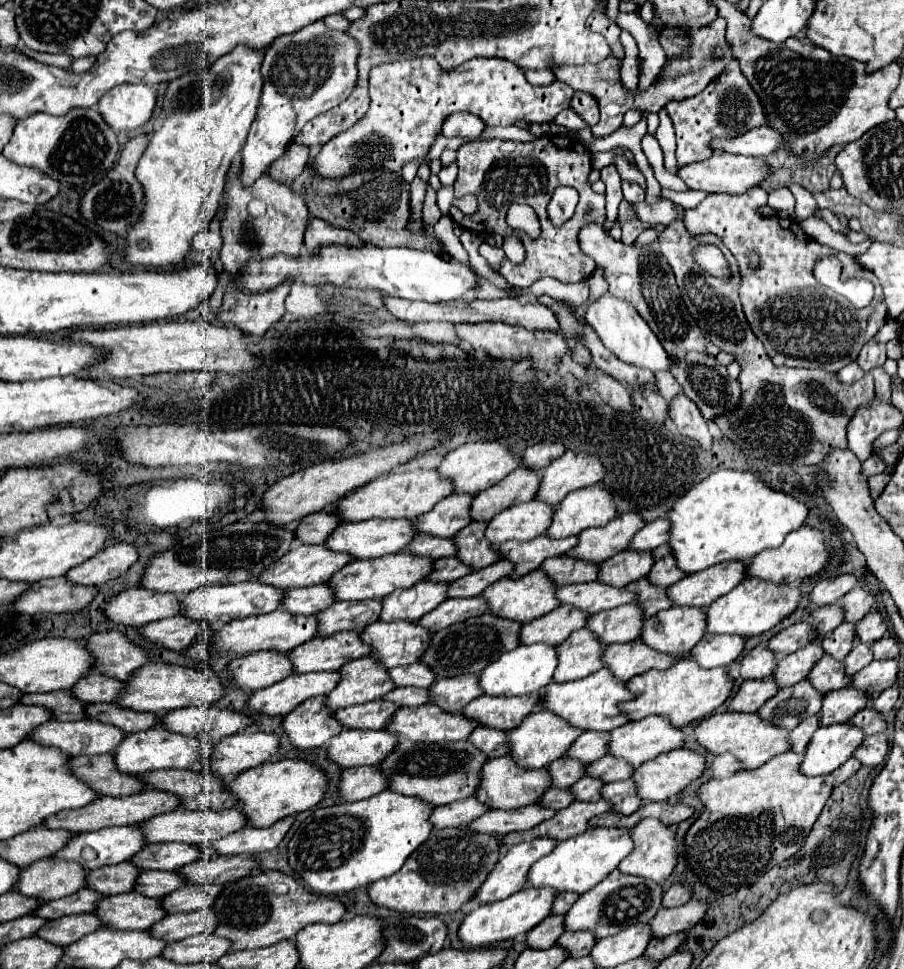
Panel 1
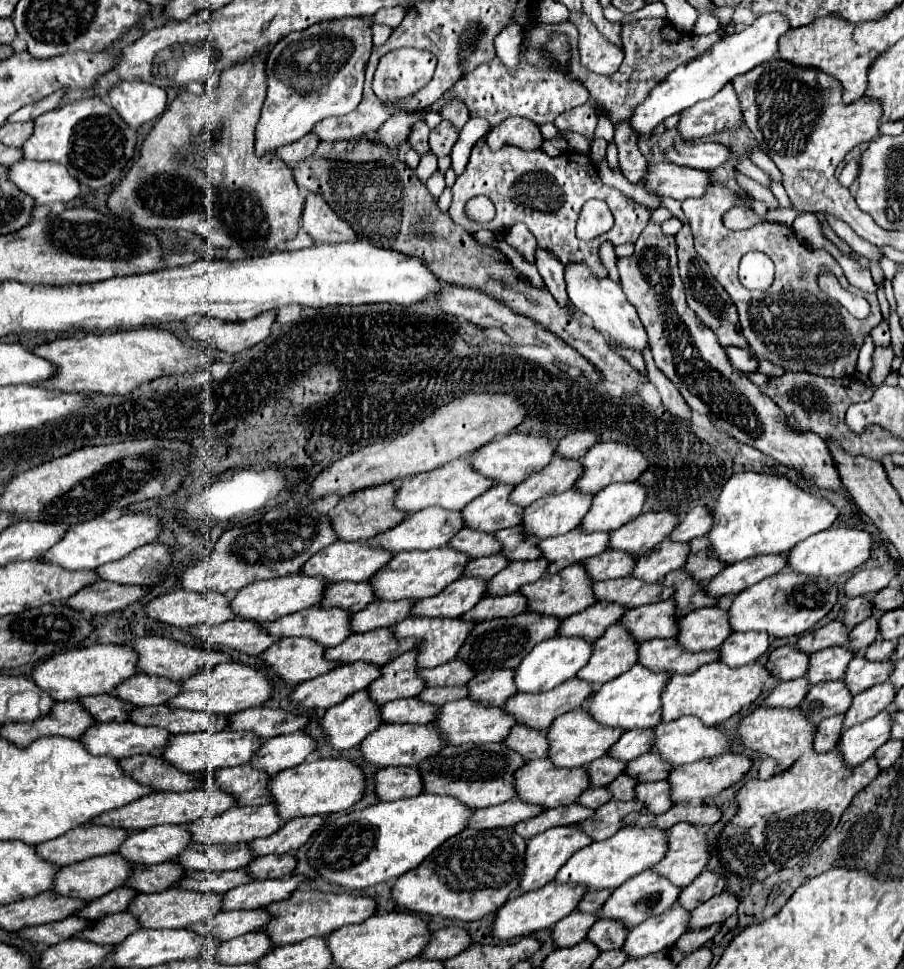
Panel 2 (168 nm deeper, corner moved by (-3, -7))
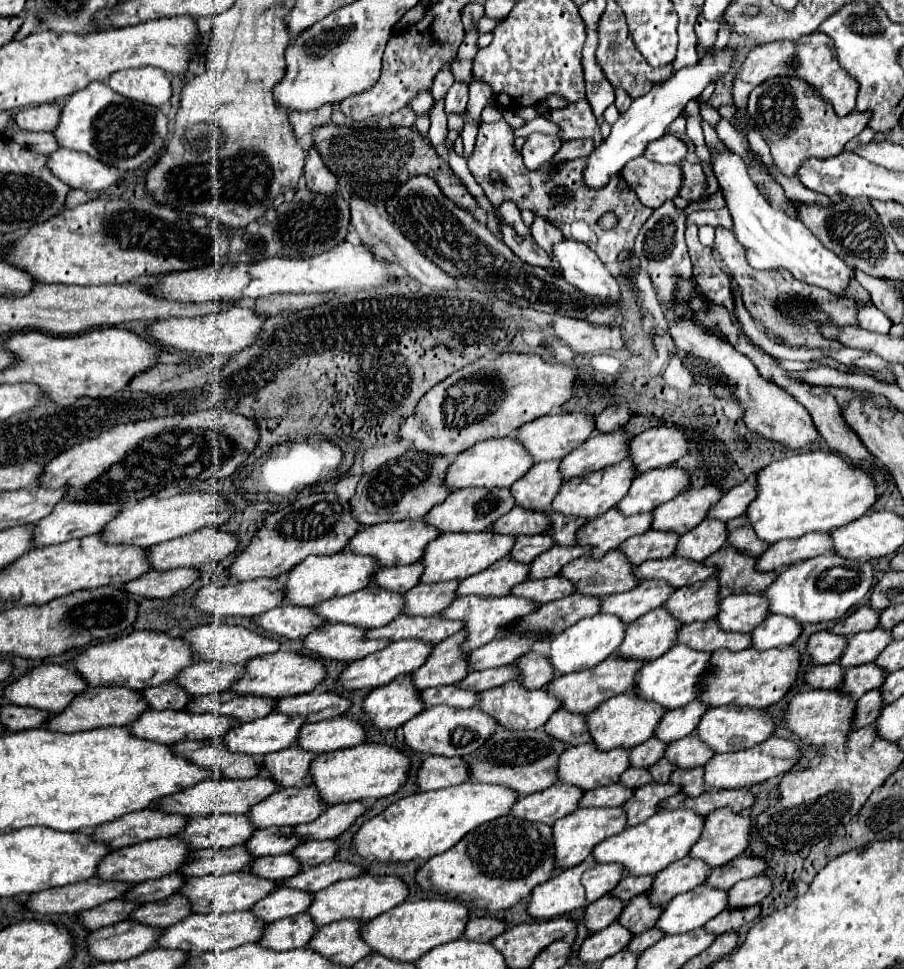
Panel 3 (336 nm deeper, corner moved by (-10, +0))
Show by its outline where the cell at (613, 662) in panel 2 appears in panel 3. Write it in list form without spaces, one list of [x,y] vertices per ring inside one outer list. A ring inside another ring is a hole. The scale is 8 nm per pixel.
[[[659,607],[657,611],[649,611],[647,615],[629,623],[625,641],[621,643],[621,647],[615,655],[617,657],[625,655],[627,659],[643,659],[643,661],[657,659],[661,653],[665,653],[677,645],[677,643],[673,643],[673,635],[677,635],[677,627],[683,627],[683,623],[677,623],[677,619],[673,619],[673,615],[669,615],[669,611],[665,611],[665,607]]]

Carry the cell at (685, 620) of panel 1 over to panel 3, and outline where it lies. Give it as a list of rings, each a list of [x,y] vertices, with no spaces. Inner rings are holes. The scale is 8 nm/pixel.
[[[743,593],[729,595],[721,601],[721,611],[717,615],[719,623],[727,631],[753,631],[753,627],[761,625],[769,617],[769,607],[765,607],[765,599],[761,593]]]

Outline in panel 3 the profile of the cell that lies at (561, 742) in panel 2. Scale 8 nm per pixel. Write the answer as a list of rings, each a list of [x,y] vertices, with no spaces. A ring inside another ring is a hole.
[[[617,695],[599,705],[593,713],[589,713],[587,723],[593,735],[593,743],[599,749],[609,751],[621,745],[635,747],[649,741],[653,737],[653,727],[657,727],[657,723],[661,721],[661,715],[665,715],[665,711],[661,711],[657,703],[641,703],[641,699],[633,699],[633,695]]]

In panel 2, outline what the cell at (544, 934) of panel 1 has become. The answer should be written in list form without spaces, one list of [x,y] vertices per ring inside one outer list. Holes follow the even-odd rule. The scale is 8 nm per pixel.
[[[572,912],[560,922],[554,924],[552,928],[552,940],[558,948],[574,946],[584,940],[588,928],[596,922],[596,914],[582,914],[582,912]]]

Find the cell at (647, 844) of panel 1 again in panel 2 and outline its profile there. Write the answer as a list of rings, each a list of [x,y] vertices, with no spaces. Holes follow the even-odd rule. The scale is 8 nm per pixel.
[[[678,822],[666,830],[666,840],[668,852],[652,870],[674,882],[674,886],[684,888],[704,870],[708,862],[704,834],[700,834],[692,824]]]

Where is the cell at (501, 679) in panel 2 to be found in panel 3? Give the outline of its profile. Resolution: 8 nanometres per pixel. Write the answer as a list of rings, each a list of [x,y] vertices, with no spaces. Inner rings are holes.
[[[535,651],[517,659],[515,665],[521,669],[525,687],[533,687],[533,689],[541,689],[541,687],[549,685],[557,675],[553,671],[553,665],[549,663],[549,655],[541,655]]]

